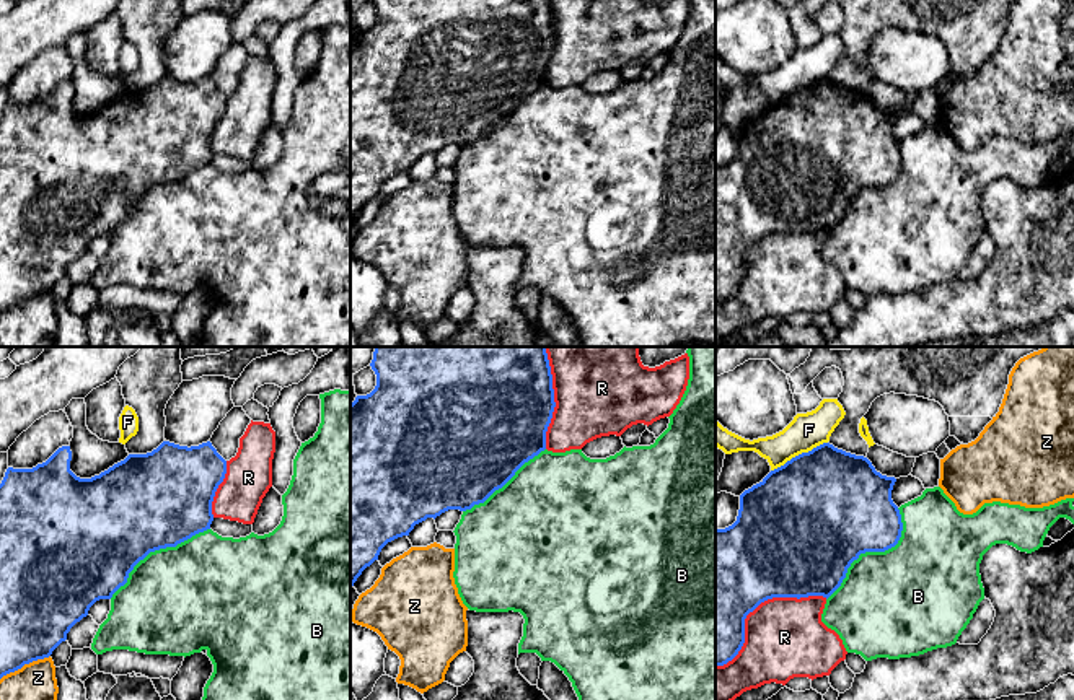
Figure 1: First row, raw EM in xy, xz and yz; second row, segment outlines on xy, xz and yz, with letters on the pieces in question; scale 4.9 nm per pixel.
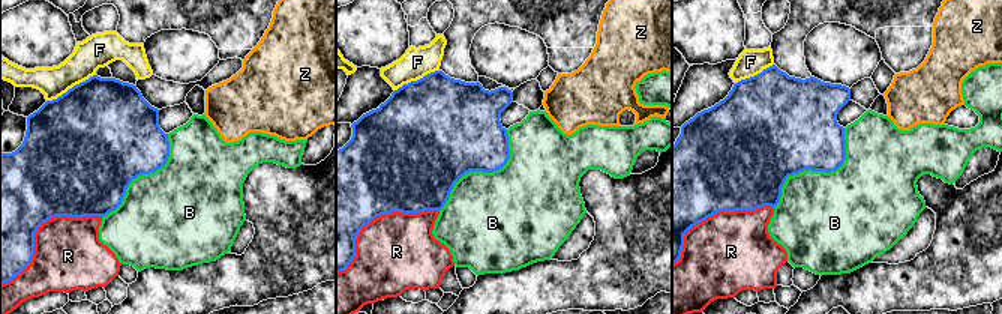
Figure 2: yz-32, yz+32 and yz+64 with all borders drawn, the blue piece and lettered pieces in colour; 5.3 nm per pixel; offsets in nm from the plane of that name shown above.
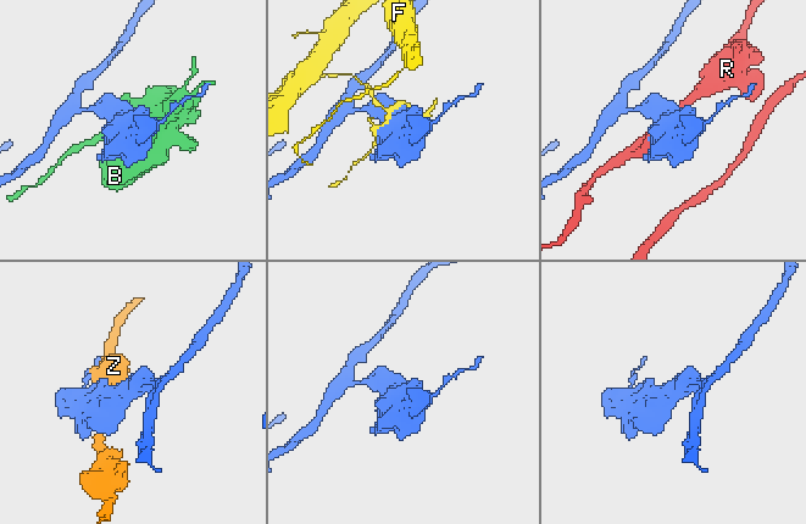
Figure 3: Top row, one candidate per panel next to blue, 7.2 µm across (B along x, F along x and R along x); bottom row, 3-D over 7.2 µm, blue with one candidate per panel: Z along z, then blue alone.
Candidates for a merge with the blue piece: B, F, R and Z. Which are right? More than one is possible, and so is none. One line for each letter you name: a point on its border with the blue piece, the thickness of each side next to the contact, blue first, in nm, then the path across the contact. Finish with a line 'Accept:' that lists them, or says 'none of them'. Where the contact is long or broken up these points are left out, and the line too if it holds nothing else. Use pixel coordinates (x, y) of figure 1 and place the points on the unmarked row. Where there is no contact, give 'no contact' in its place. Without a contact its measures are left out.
Accept: none of them

